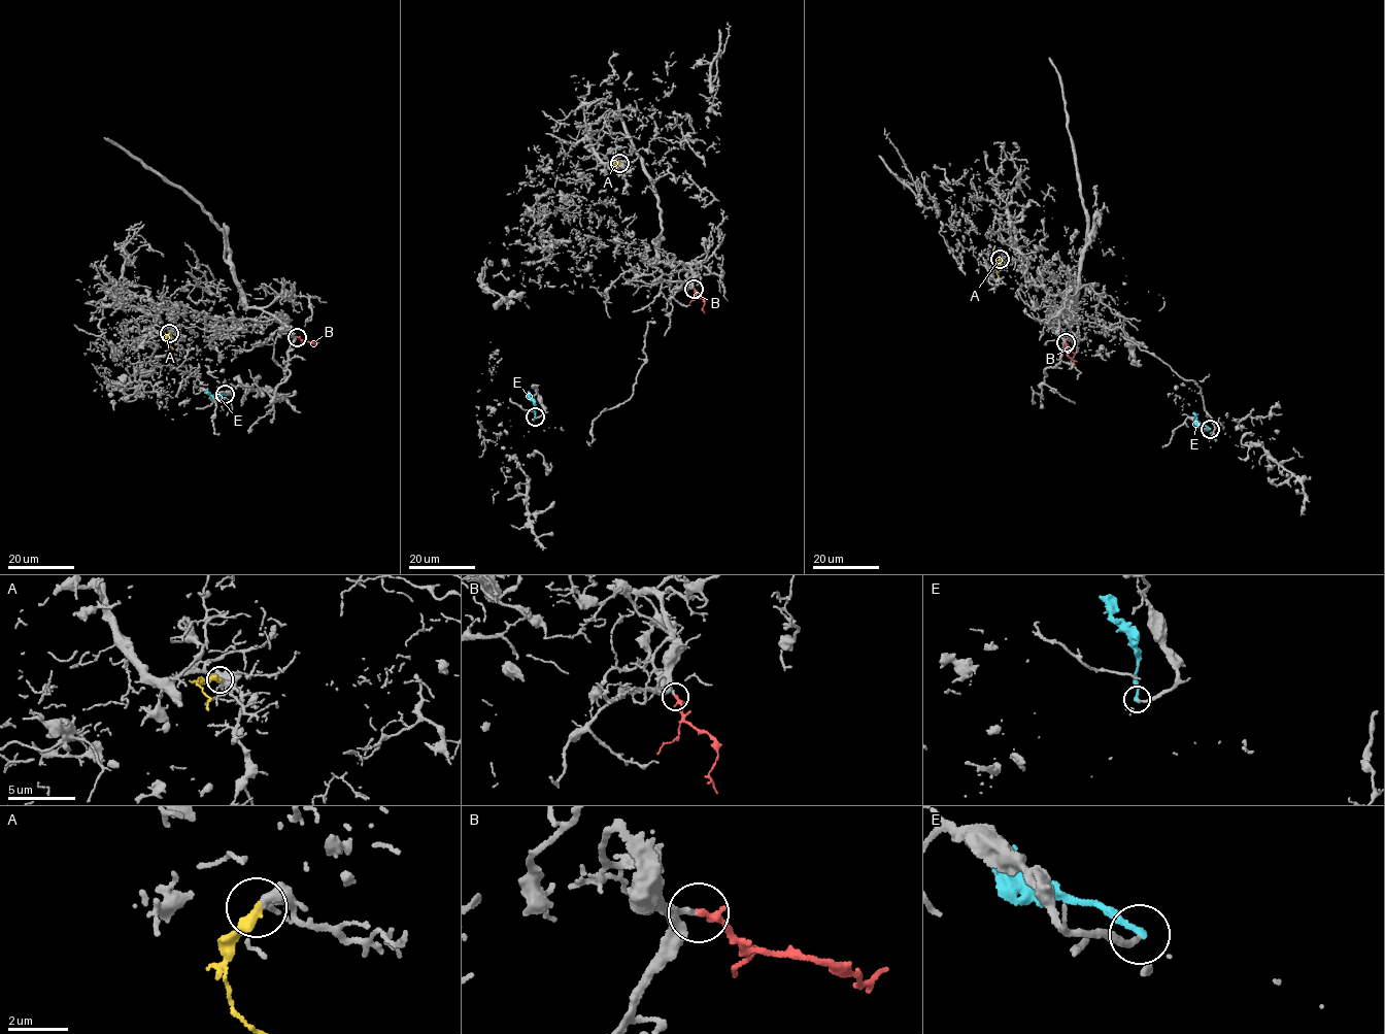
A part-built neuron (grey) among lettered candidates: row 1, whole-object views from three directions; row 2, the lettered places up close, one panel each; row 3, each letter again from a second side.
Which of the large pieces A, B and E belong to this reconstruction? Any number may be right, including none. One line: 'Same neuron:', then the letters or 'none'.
Same neuron: A, B

